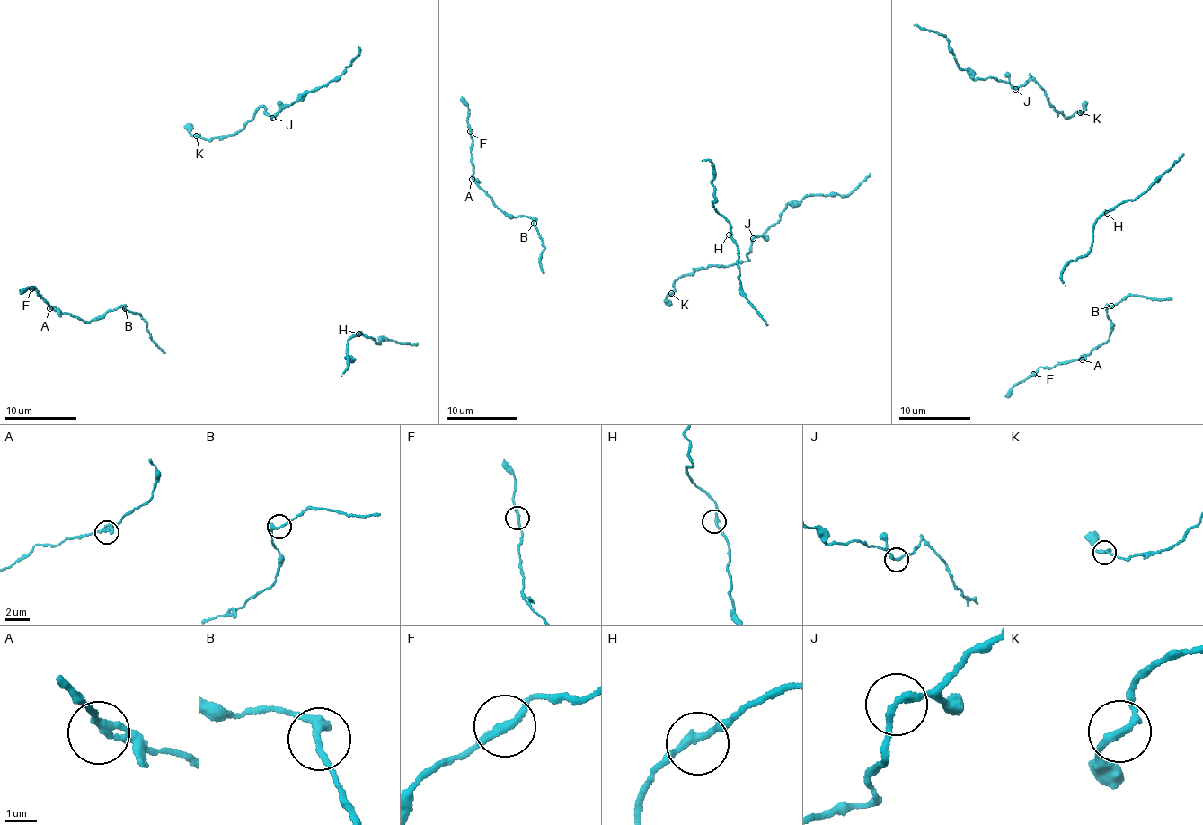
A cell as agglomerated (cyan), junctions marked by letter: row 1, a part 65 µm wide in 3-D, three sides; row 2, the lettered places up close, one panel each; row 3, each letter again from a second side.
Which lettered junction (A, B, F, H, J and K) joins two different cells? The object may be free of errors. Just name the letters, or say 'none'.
none

